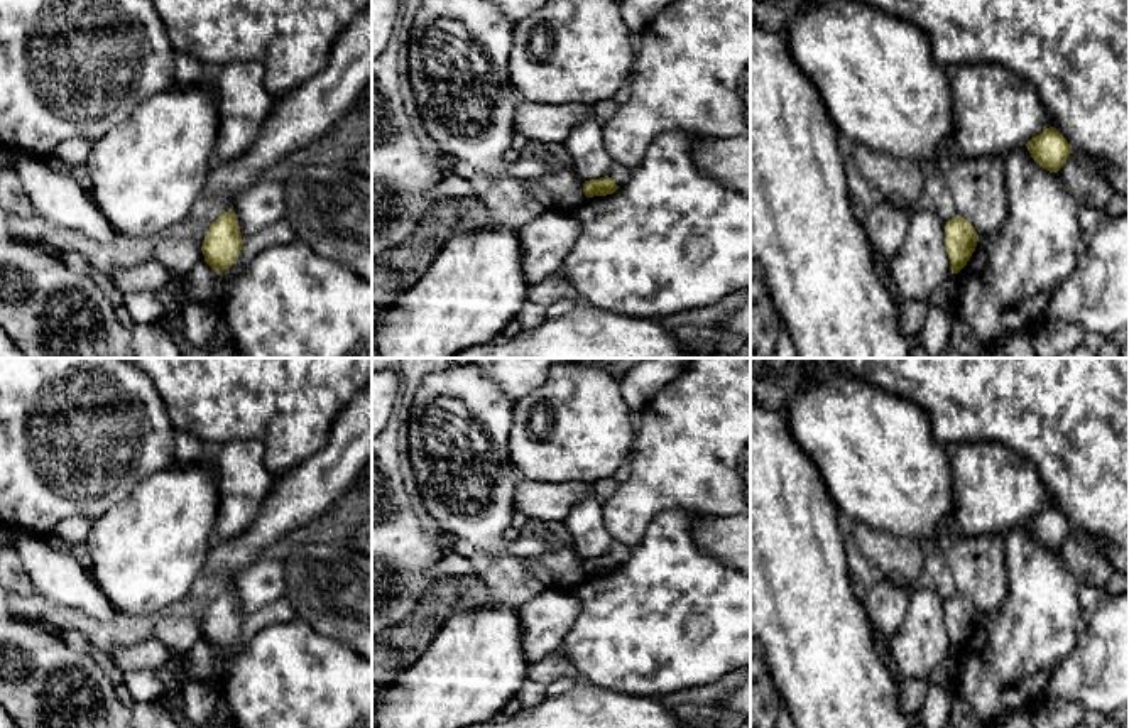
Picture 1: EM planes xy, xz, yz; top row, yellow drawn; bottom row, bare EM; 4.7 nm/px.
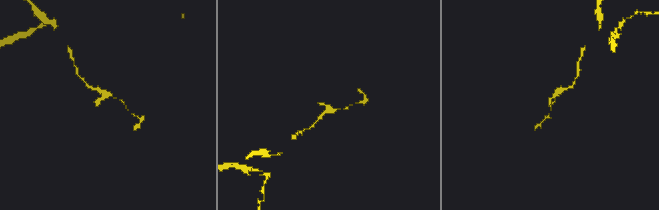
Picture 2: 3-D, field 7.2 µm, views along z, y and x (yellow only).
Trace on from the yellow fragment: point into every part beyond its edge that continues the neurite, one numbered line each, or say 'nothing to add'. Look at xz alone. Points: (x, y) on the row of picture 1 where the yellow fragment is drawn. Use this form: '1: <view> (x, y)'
nothing to add

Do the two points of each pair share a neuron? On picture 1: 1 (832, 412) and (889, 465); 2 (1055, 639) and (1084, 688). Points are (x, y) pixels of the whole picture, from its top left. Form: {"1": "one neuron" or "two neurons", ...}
{"1": "one neuron", "2": "two neurons"}

